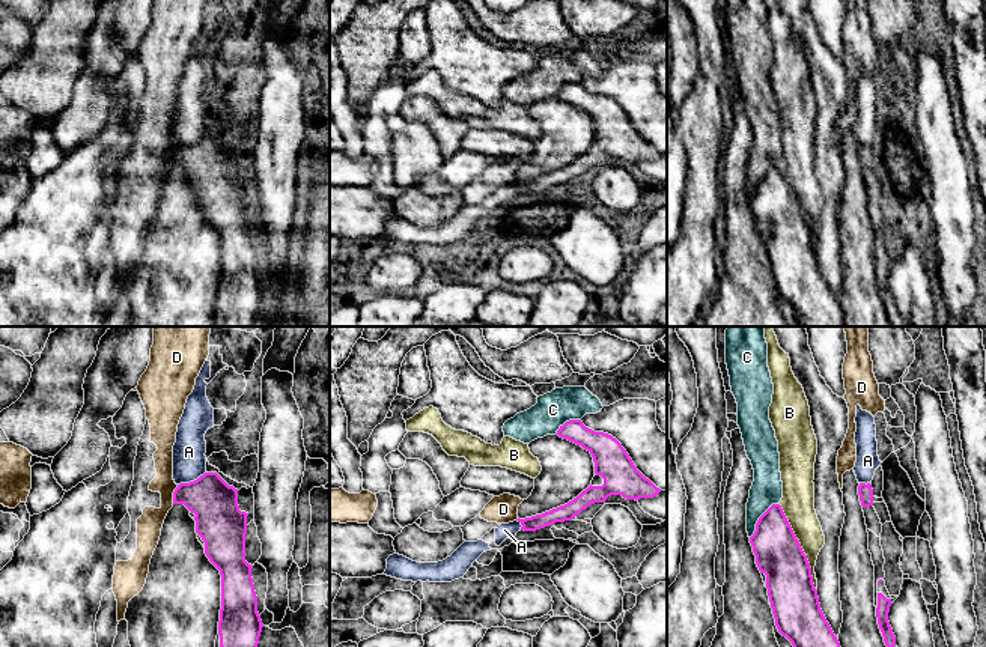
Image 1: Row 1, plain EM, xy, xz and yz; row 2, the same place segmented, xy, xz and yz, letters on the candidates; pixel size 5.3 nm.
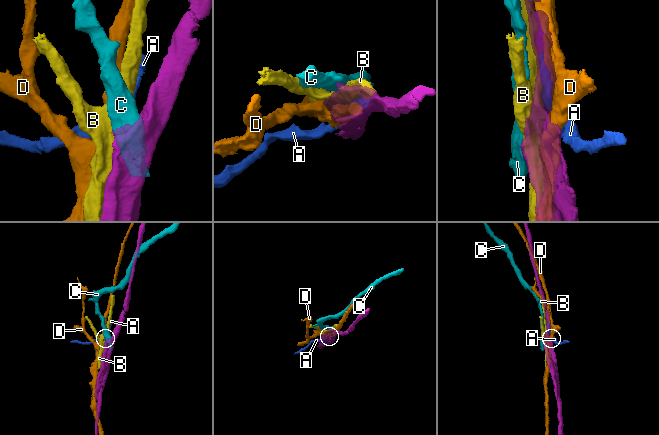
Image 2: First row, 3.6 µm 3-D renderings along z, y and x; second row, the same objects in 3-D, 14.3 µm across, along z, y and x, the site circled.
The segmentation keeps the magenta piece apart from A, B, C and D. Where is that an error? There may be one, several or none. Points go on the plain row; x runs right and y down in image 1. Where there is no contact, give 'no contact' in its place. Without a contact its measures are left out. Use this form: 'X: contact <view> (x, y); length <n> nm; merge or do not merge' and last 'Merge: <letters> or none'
A: contact xy (191, 145); length 170 nm; do not merge
B: contact yz (801, 211); length 500 nm; do not merge
C: contact yz (759, 181); length 240 nm; do not merge
D: contact xy (173, 157); length 110 nm; do not merge
Merge: none

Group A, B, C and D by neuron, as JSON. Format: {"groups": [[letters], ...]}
{"groups": [["A"], ["B"], ["C"], ["D"]]}

